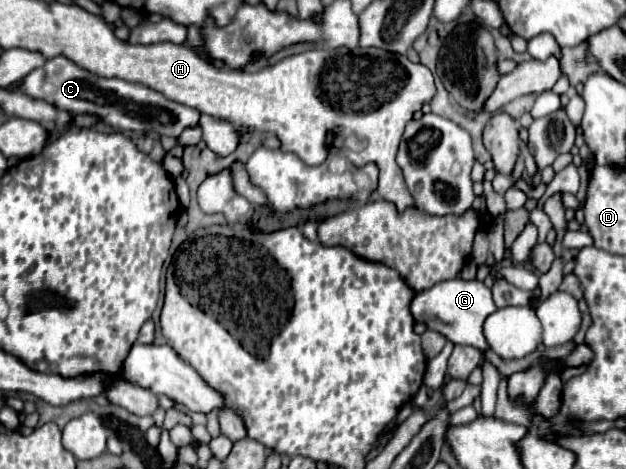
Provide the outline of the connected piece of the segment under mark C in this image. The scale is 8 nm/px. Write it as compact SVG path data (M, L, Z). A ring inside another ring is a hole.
M57 56L47 60L45 66L29 72L19 90L31 98L45 100L59 110L67 110L71 114L95 114L105 124L111 124L119 130L137 130L137 132L157 132L161 136L177 138L187 126L195 126L199 122L199 112L191 106L173 102L165 98L161 92L151 90L141 84L131 84L119 78L103 78L97 76L73 60L65 56Z

